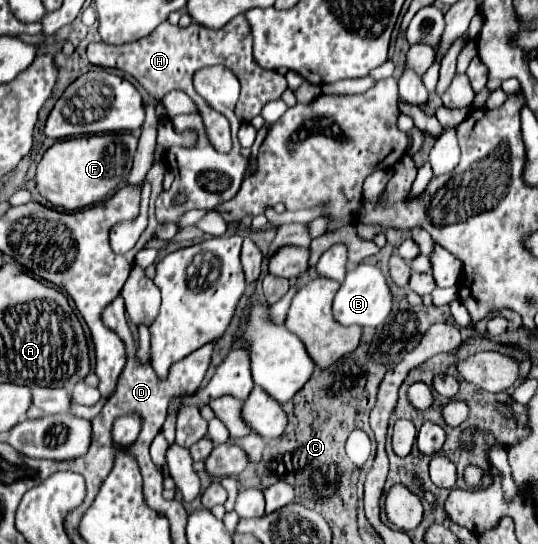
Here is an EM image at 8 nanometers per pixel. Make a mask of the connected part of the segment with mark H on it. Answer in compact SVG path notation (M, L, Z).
M234 17L234 21L230 21L230 25L224 25L222 29L214 31L208 27L202 27L198 23L192 23L188 27L180 27L180 25L172 25L168 21L164 21L162 25L158 25L148 37L142 37L134 43L126 43L126 45L106 45L106 43L90 43L88 49L88 61L92 65L100 65L100 67L110 67L110 69L118 69L124 71L128 75L132 75L146 91L150 97L154 97L156 101L162 101L162 97L166 93L170 93L172 89L180 89L186 95L190 95L194 99L194 103L200 109L200 117L204 119L210 143L222 151L228 153L232 149L232 141L230 141L230 125L228 119L214 111L192 87L192 75L196 69L202 69L206 65L218 65L222 63L224 67L228 67L230 71L236 73L240 85L242 85L242 93L236 105L236 117L242 123L250 123L256 115L260 115L262 107L268 101L280 99L280 95L286 91L286 79L284 75L276 73L276 71L266 71L262 69L258 63L254 63L252 57L252 31L250 25L246 21L246 17Z

